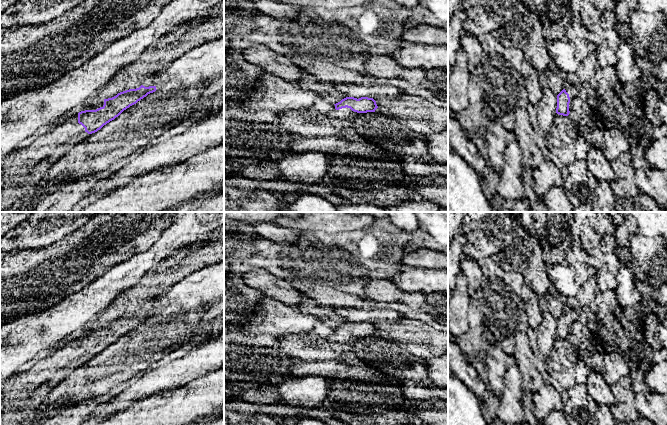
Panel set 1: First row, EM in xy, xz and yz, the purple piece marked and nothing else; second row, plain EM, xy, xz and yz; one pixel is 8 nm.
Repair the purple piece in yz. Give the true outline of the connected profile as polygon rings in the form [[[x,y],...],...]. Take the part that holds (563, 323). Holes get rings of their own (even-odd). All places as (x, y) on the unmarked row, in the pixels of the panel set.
[[[577,308],[564,311],[564,313],[557,319],[557,332],[556,337],[563,340],[568,340],[569,327],[572,323],[579,320],[580,310]]]

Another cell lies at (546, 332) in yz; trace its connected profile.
[[[548,310],[543,314],[543,320],[534,330],[537,336],[539,352],[542,358],[546,359],[554,347],[557,332],[557,319]]]

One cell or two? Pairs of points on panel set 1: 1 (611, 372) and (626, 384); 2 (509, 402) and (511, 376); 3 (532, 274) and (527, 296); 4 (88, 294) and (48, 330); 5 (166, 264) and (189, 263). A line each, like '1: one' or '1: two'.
1: two
2: one
3: two
4: one
5: one

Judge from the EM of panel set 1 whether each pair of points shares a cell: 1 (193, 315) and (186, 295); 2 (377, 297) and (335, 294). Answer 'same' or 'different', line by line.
1: different
2: different

